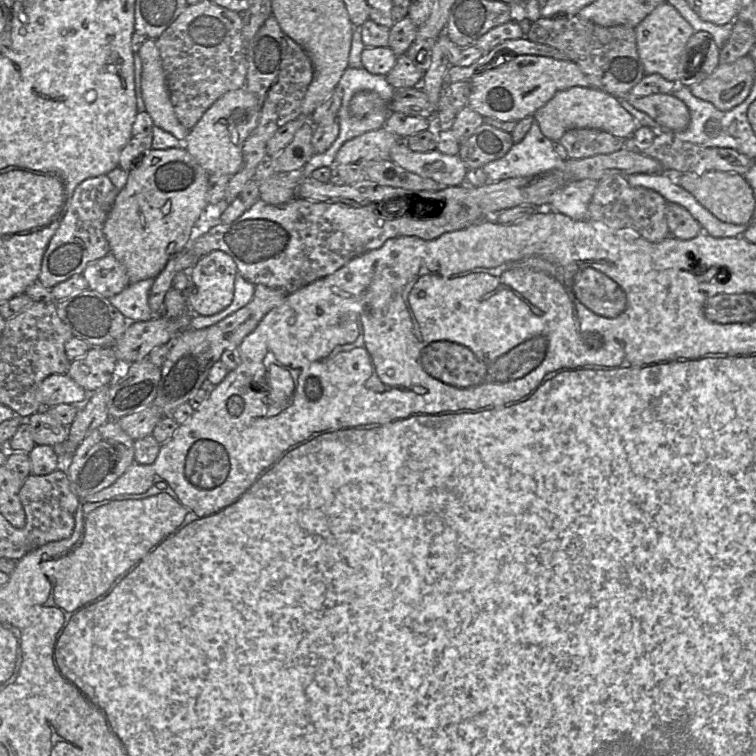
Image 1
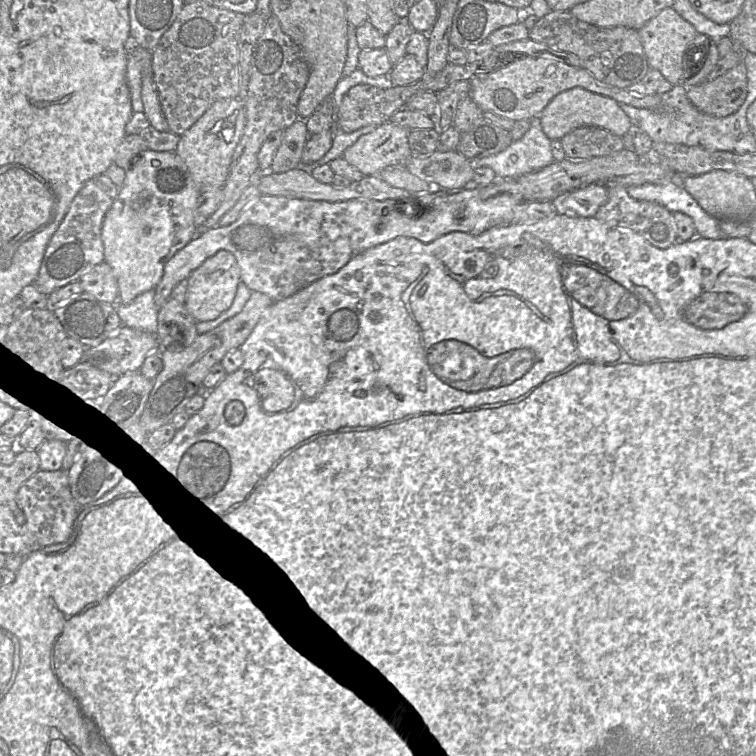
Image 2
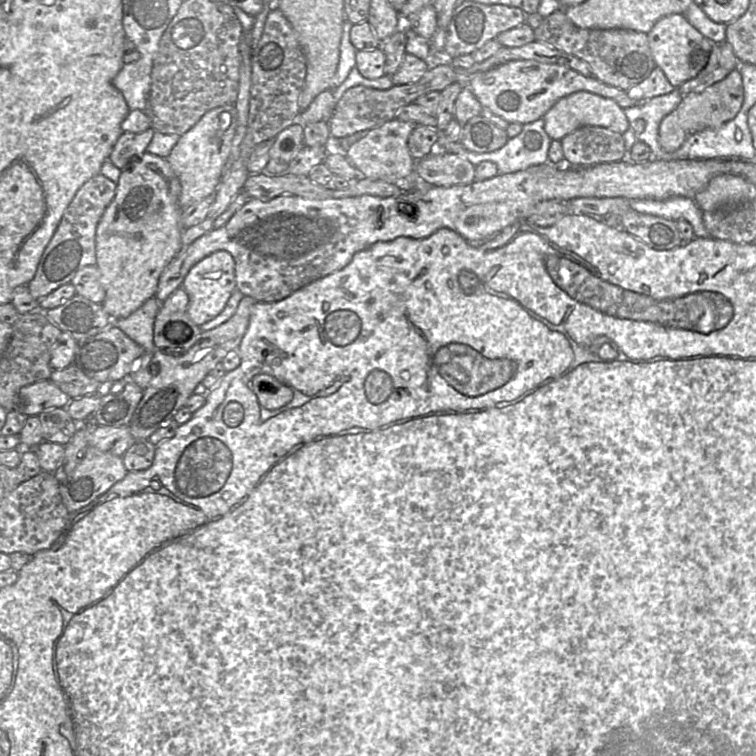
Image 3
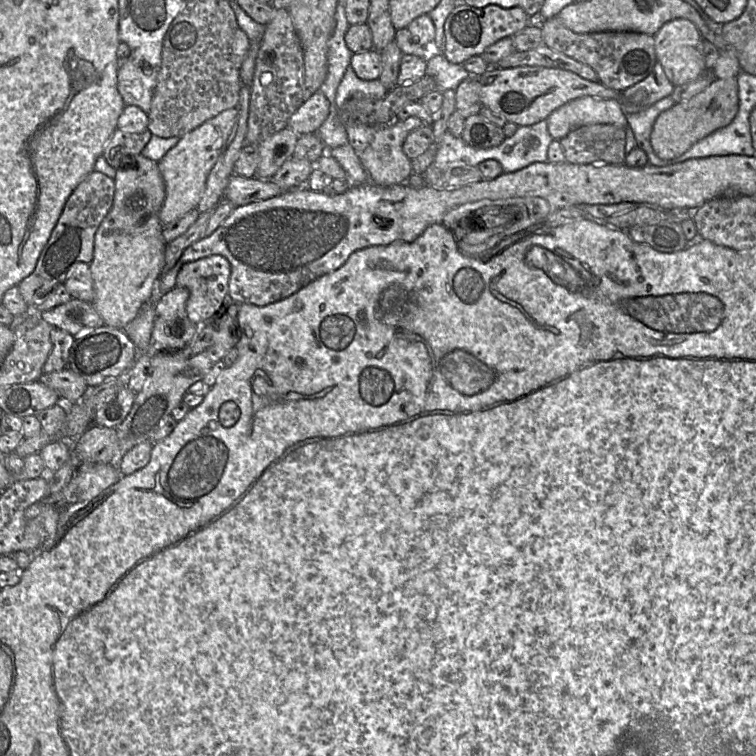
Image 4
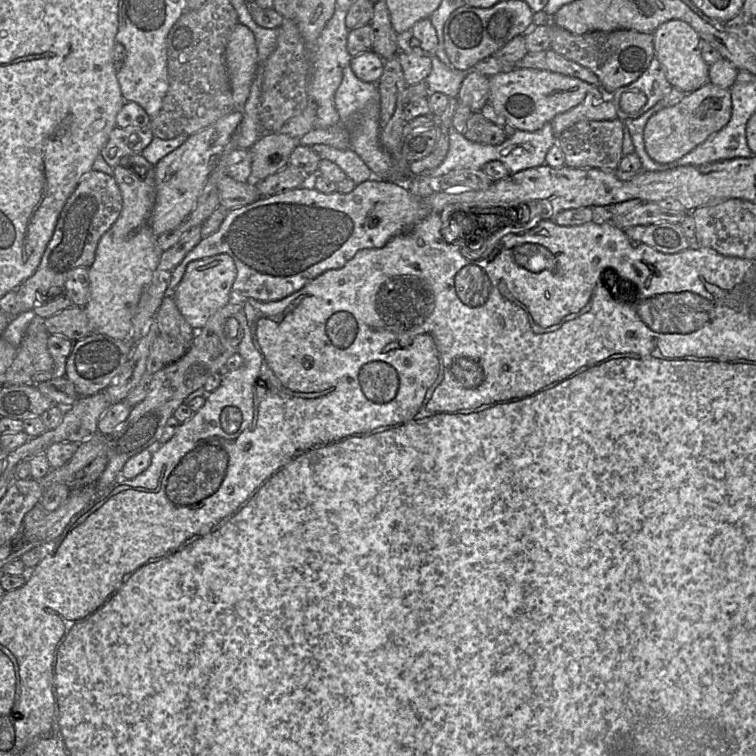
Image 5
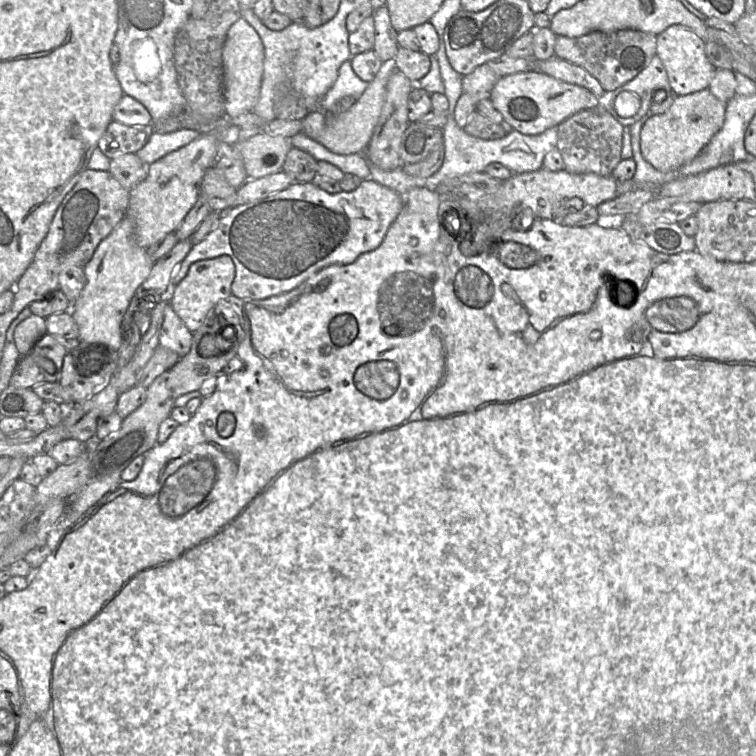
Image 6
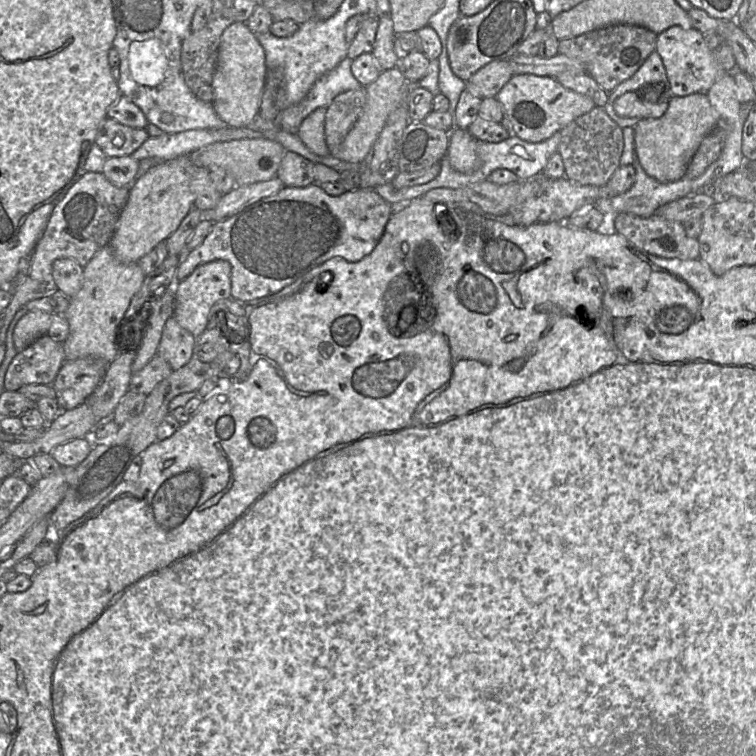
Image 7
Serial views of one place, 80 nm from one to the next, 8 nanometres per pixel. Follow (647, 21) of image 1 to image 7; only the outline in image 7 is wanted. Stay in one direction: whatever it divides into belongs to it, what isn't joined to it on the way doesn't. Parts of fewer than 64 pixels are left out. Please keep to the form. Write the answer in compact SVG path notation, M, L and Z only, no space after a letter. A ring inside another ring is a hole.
M675 25L657 35L655 50L664 64L672 96L707 93L724 71L705 44L703 33Z

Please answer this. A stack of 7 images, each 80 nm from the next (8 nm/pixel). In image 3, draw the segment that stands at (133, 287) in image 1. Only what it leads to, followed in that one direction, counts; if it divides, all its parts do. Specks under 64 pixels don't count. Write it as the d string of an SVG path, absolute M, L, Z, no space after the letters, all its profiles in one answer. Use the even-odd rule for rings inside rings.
M152 297L127 318L114 320L113 325L141 346L145 353L152 353L155 350L154 322L161 303L156 297Z

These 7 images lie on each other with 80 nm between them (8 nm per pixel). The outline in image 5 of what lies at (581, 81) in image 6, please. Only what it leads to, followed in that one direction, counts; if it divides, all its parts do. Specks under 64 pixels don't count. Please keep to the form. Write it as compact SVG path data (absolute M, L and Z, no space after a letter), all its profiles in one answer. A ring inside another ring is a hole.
M550 48L536 53L527 53L515 64L515 67L536 68L561 73L600 87L597 75L591 70L565 58Z

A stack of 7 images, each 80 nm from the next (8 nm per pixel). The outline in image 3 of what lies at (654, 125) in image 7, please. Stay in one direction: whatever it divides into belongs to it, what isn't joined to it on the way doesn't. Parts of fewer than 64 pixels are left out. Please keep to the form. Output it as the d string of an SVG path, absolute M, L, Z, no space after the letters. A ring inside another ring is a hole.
M736 68L730 71L724 79L707 87L704 91L684 95L680 104L666 115L659 125L660 146L667 152L673 152L680 148L690 135L704 129L718 128L732 120L741 108L743 97L742 77Z

